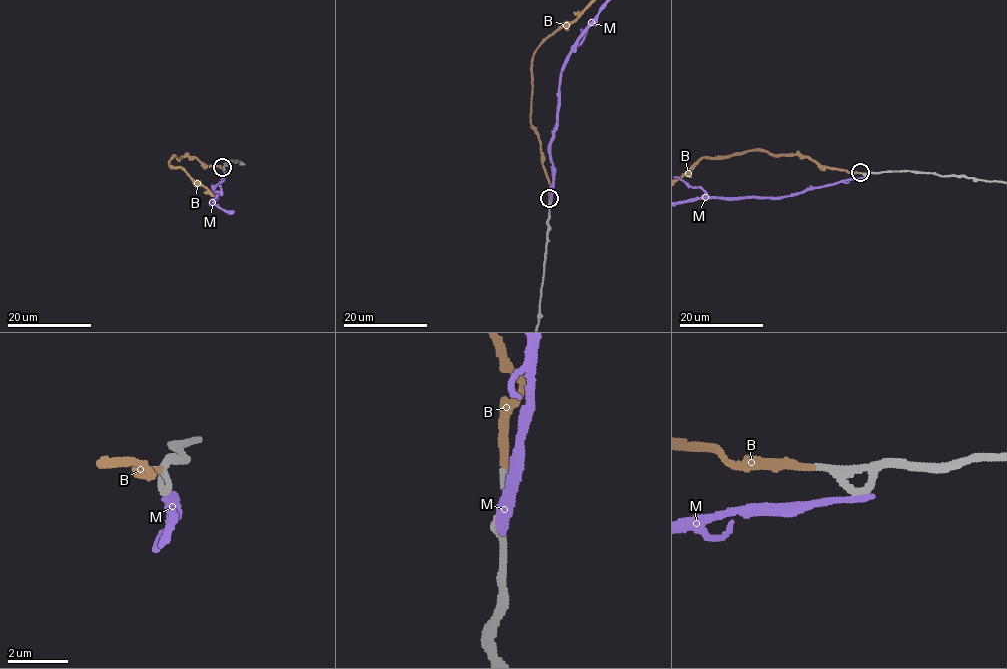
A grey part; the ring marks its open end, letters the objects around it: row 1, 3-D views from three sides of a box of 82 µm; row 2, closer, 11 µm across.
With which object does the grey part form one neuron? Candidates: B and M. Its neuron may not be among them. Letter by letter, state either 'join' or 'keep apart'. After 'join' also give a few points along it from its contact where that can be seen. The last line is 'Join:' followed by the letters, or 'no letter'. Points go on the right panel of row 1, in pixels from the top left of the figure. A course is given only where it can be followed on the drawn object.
B: join
M: keep apart
Join: B

